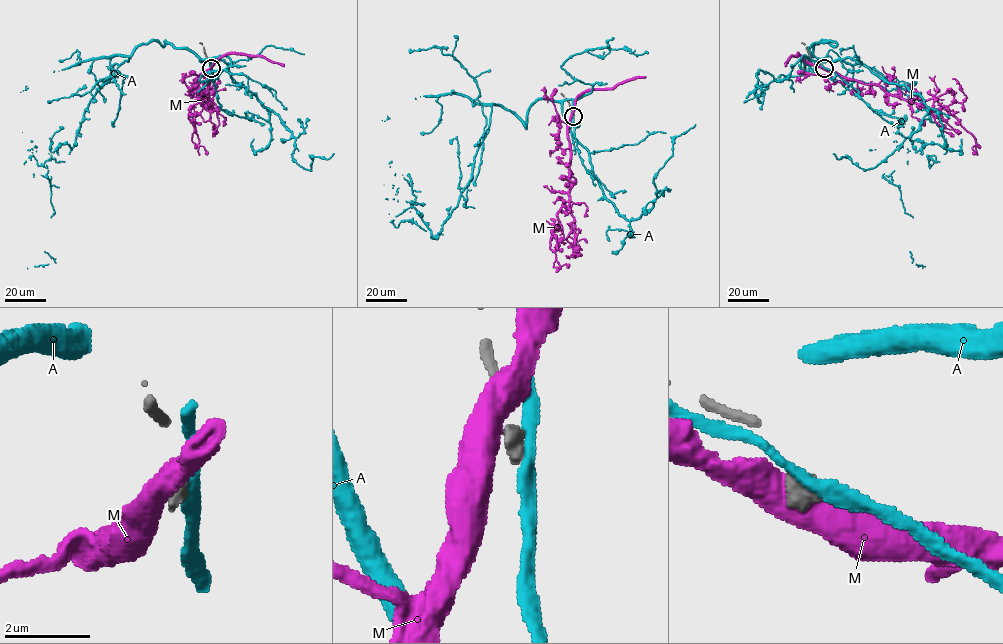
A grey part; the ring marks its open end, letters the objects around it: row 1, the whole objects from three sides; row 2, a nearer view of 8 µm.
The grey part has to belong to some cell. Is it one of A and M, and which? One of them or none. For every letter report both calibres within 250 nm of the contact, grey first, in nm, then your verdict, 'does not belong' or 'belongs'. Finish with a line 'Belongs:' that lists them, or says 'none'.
A: calibres 480 and 280 nm; does not belong
M: calibres 480 and 550 nm; does not belong
Belongs: none

